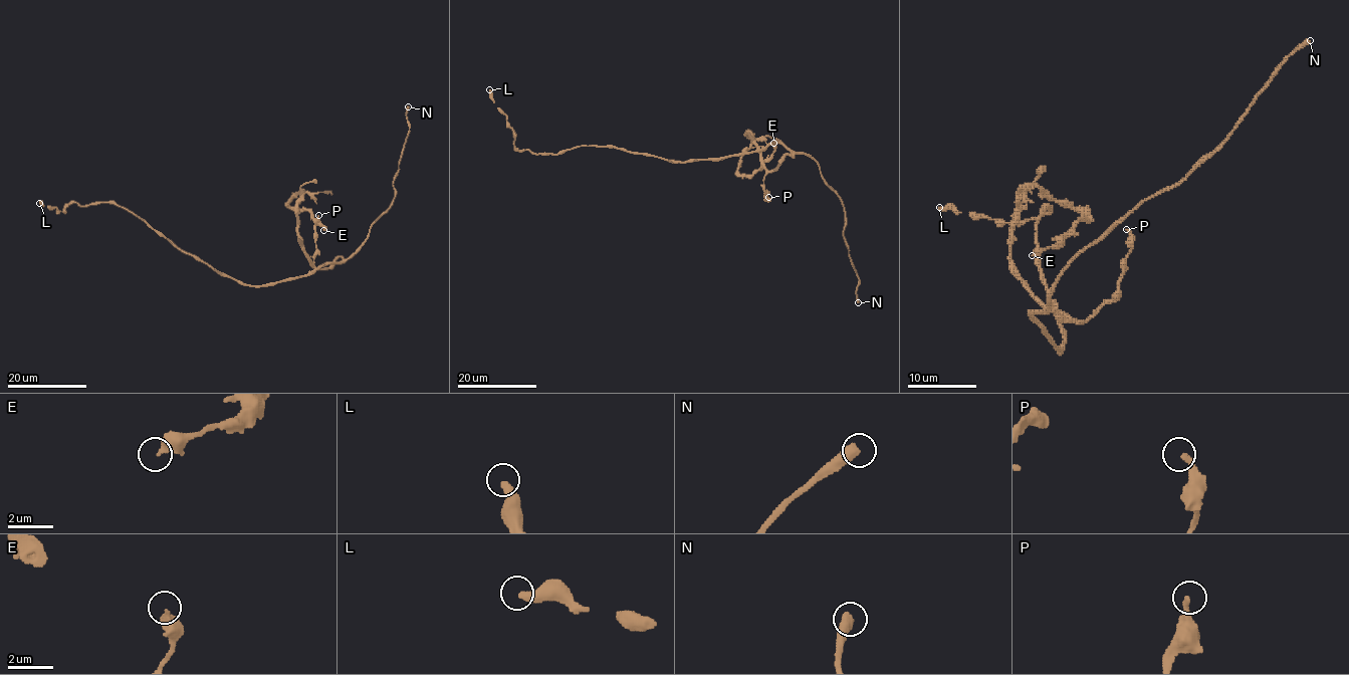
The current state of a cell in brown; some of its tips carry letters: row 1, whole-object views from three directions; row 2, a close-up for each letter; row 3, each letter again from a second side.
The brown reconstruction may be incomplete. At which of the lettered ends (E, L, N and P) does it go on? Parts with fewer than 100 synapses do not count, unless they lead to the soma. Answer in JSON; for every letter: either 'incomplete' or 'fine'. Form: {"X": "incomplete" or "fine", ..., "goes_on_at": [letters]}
{"E": "fine", "L": "fine", "N": "incomplete", "P": "fine", "goes_on_at": ["N"]}

